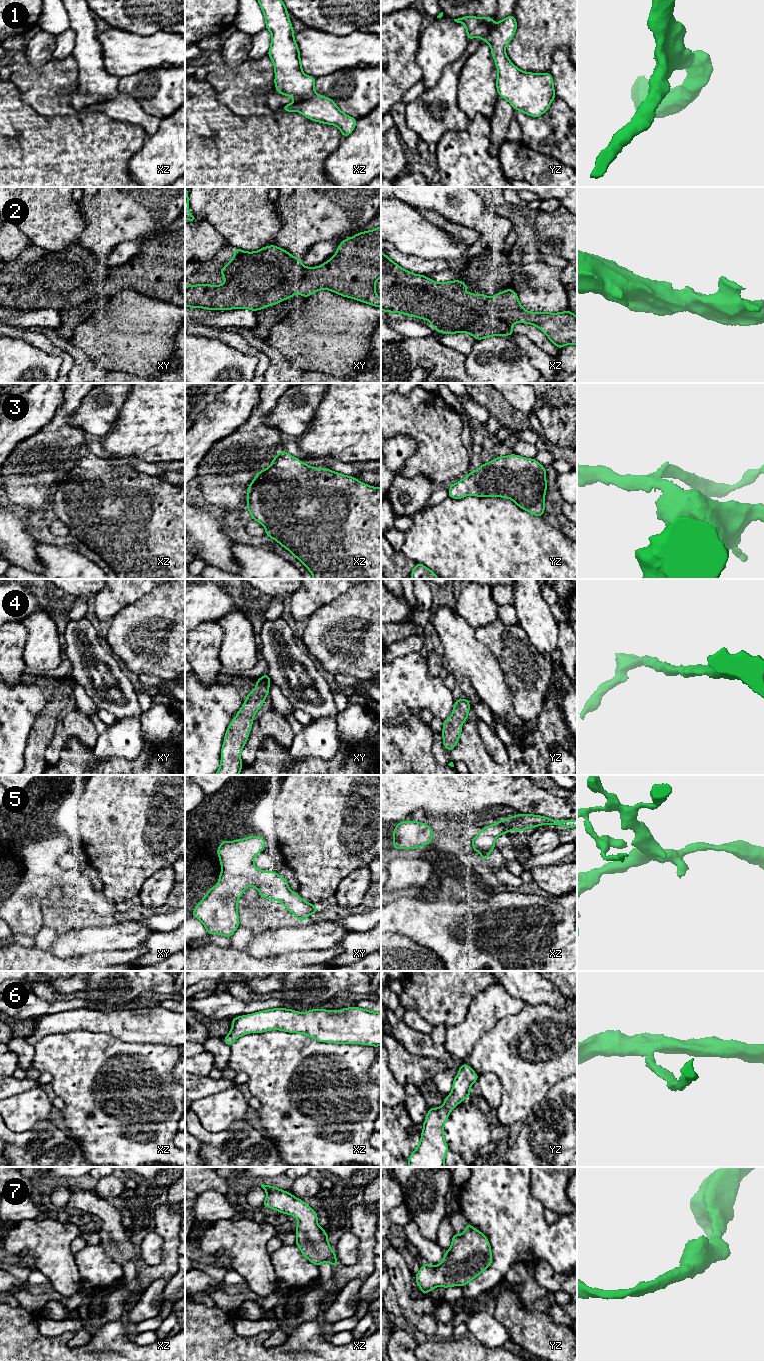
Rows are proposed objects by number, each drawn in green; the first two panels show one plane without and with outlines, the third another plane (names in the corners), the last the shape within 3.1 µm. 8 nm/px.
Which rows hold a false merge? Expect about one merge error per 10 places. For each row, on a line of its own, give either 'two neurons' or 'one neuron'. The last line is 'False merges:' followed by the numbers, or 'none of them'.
1: one neuron
2: one neuron
3: one neuron
4: one neuron
5: one neuron
6: one neuron
7: one neuron
False merges: none of them

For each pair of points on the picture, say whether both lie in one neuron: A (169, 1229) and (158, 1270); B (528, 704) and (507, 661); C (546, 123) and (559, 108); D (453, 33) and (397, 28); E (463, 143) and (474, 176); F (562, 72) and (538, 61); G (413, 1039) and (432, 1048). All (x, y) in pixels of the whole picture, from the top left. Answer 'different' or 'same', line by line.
A: same
B: same
C: same
D: different
E: same
F: different
G: same

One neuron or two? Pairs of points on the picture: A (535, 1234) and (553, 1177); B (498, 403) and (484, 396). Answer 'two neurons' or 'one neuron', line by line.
A: two neurons
B: one neuron

